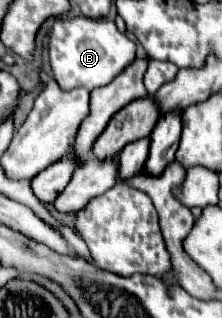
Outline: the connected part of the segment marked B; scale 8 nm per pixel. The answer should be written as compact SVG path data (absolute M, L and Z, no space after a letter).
M65 18L57 20L51 30L49 58L55 80L63 90L71 90L77 86L95 90L99 86L113 82L113 78L119 76L135 60L135 42L121 34L111 18Z

